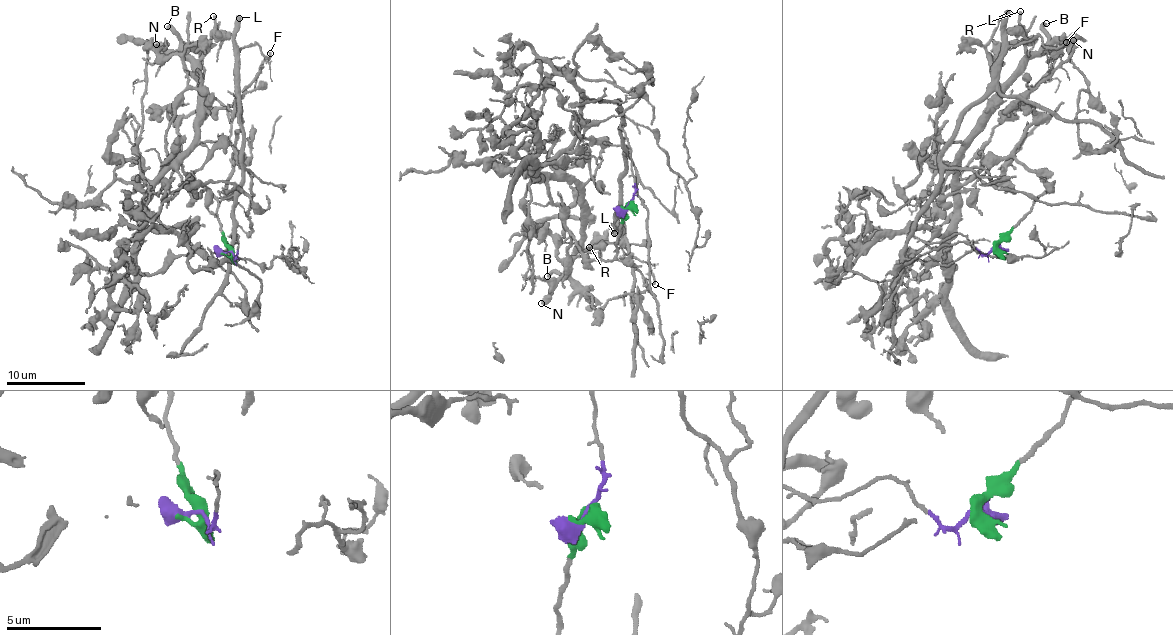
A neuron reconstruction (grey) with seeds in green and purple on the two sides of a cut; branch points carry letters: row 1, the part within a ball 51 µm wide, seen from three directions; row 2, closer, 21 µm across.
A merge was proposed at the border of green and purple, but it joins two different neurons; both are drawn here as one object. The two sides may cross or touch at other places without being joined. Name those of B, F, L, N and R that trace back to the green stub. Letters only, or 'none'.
B, N, R

